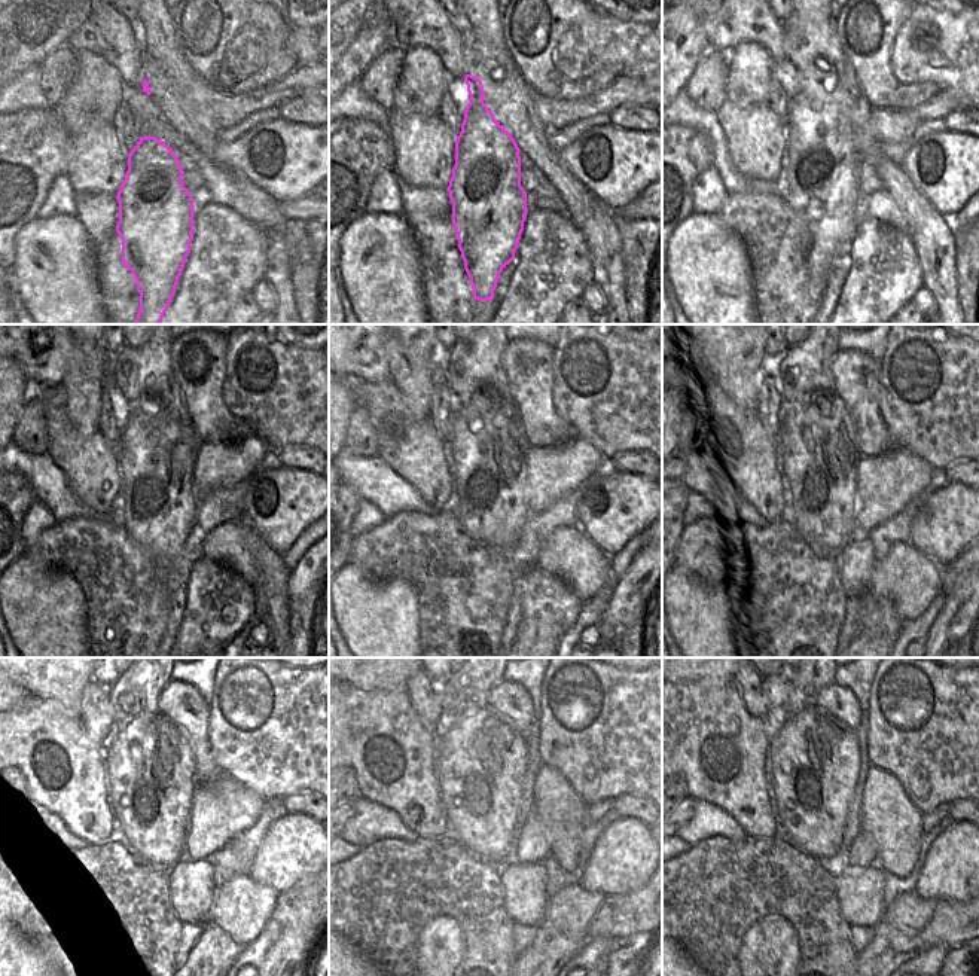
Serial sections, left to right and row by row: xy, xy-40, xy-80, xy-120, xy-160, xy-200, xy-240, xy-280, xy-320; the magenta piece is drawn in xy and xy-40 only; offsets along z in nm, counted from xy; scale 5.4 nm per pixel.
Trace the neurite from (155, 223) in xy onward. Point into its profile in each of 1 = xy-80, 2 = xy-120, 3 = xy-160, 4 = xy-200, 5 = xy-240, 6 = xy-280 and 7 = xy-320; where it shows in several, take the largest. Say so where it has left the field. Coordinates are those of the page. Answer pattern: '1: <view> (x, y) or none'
1: xy-80 (819, 182)
2: xy-120 (156, 506)
3: xy-160 (488, 478)
4: xy-200 (820, 478)
5: xy-240 (152, 811)
6: xy-280 (481, 801)
7: xy-320 (811, 798)

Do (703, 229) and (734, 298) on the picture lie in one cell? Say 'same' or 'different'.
same

